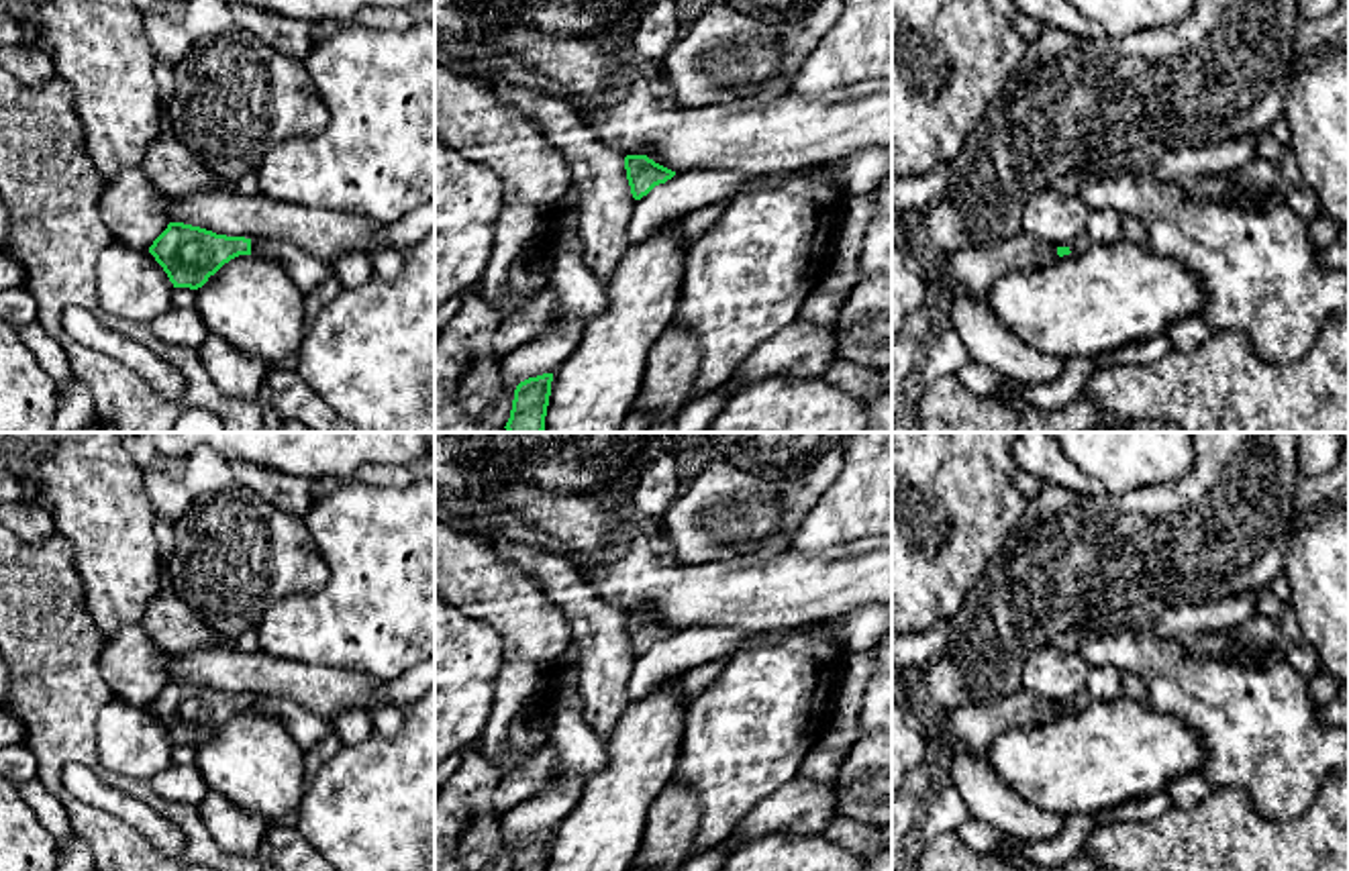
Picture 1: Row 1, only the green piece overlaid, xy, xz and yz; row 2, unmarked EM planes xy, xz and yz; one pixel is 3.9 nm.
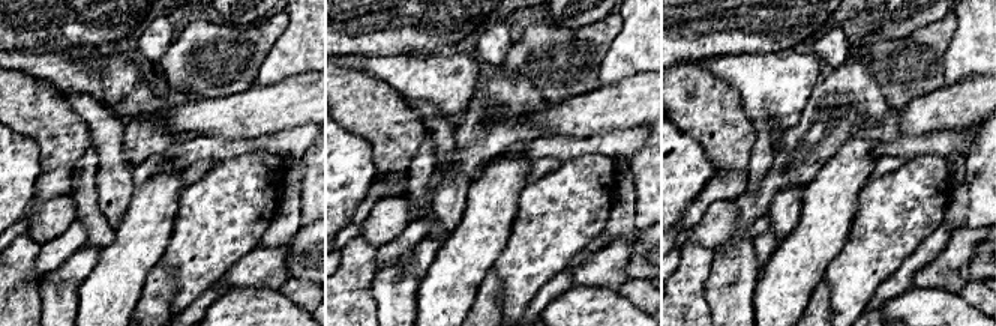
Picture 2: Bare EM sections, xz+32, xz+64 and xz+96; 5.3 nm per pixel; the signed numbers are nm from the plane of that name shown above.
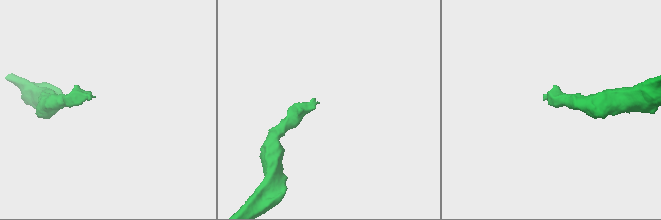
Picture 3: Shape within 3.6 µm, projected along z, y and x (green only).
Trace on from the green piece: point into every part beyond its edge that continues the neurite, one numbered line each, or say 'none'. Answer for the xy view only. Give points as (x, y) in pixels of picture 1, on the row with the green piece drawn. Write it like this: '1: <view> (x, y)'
1: xy (305, 270)

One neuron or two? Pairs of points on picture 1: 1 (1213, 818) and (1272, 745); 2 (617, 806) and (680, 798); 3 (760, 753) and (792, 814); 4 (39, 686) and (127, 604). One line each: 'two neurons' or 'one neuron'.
1: two neurons
2: two neurons
3: two neurons
4: two neurons

